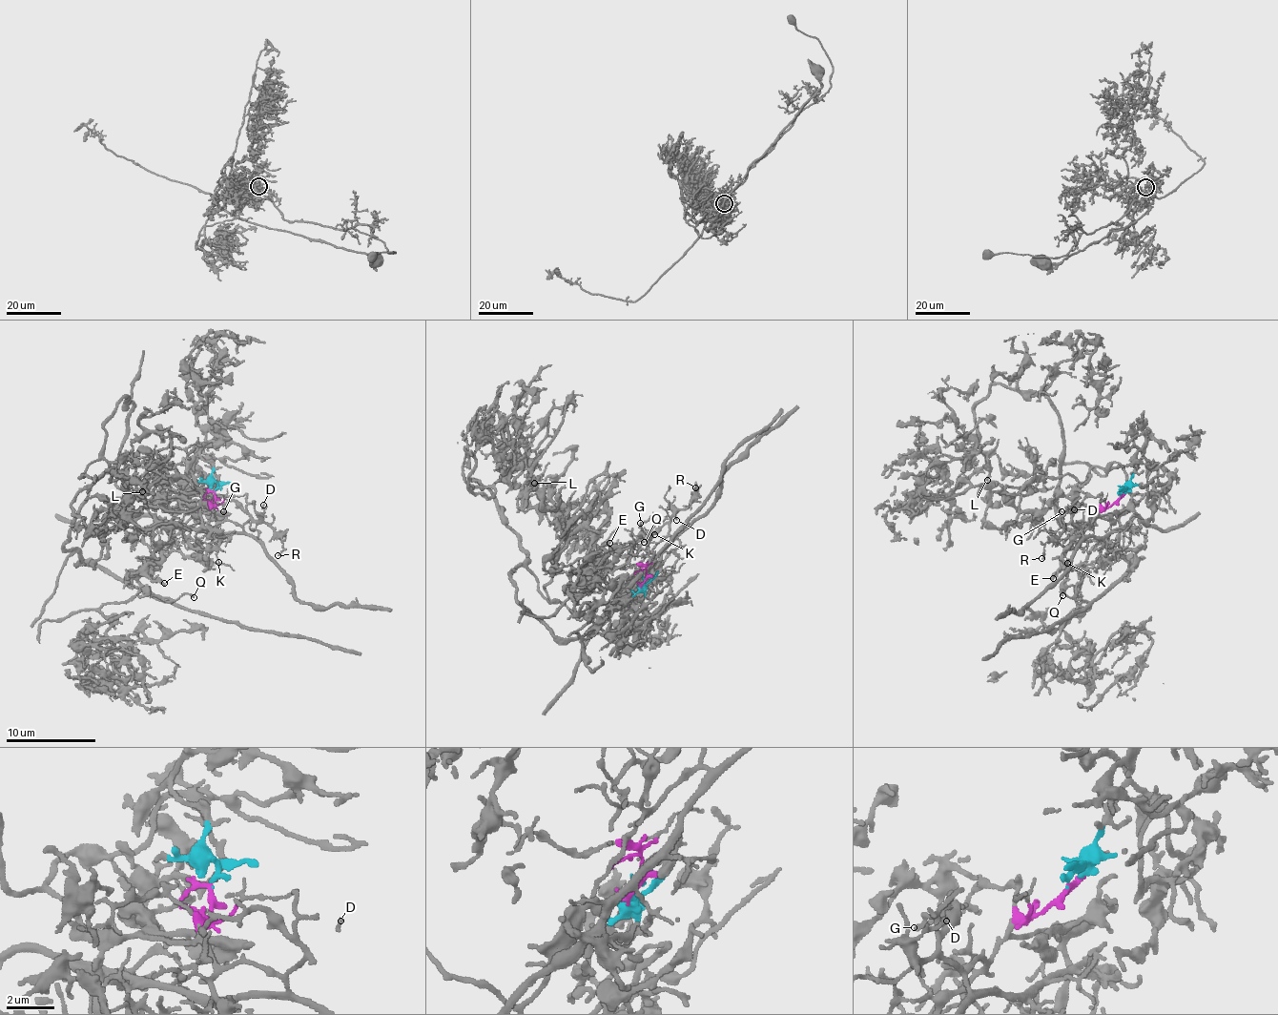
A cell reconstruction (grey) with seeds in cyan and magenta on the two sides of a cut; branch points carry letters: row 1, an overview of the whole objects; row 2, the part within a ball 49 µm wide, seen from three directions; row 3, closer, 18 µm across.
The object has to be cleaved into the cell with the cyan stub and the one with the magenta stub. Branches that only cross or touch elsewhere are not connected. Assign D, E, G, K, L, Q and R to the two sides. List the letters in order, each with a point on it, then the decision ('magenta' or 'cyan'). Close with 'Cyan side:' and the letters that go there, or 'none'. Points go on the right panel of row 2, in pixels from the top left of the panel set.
D: place (1074, 509); magenta
E: place (1053, 578); cyan
G: place (1061, 511); magenta
K: place (1067, 563); magenta
L: place (987, 480); cyan
Q: place (1062, 595); cyan
R: place (1041, 558); magenta
Cyan side: E, L, Q

